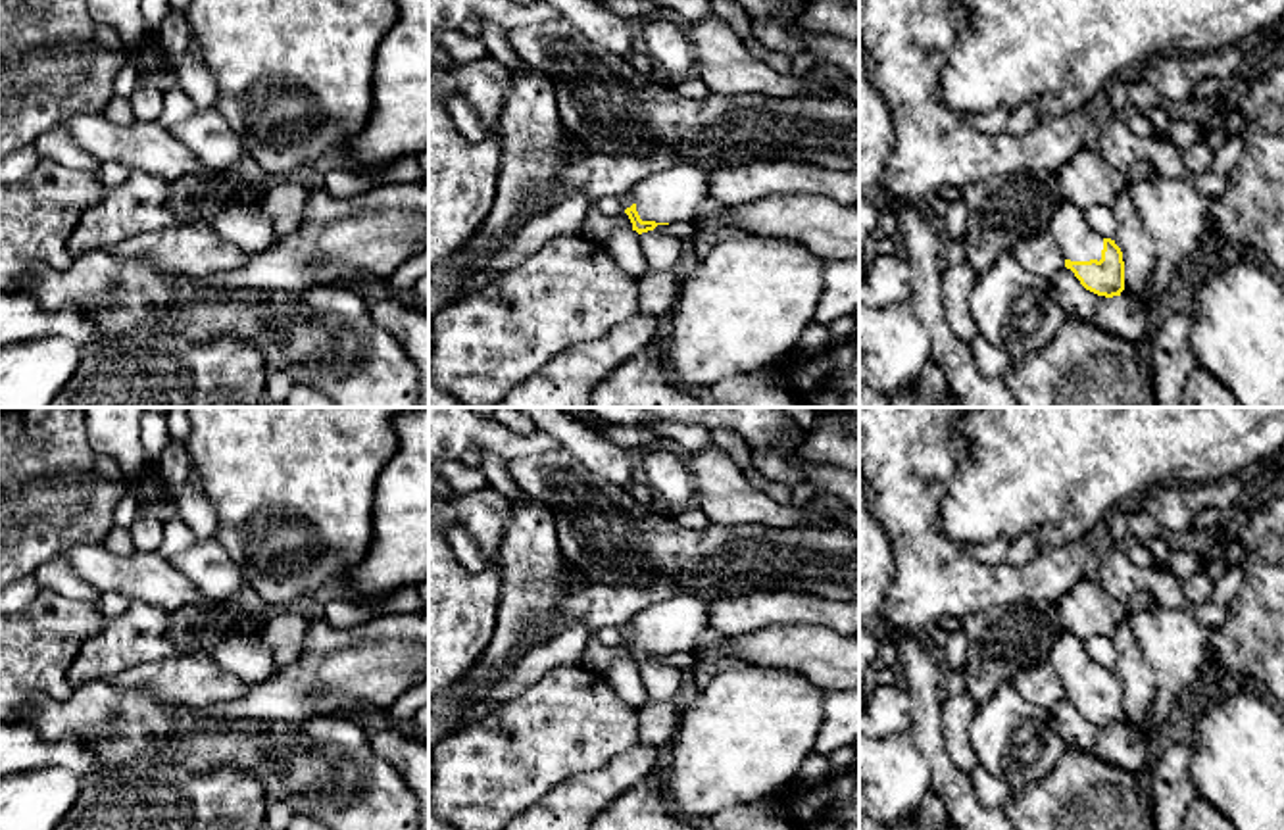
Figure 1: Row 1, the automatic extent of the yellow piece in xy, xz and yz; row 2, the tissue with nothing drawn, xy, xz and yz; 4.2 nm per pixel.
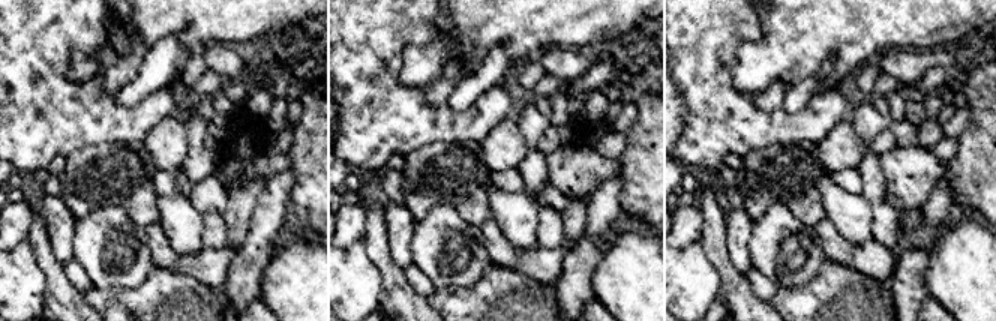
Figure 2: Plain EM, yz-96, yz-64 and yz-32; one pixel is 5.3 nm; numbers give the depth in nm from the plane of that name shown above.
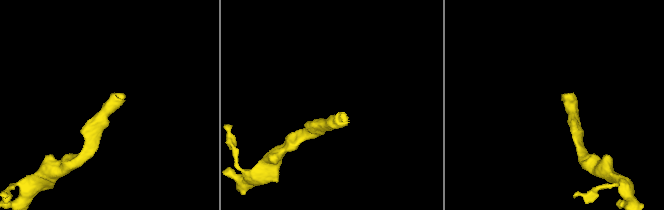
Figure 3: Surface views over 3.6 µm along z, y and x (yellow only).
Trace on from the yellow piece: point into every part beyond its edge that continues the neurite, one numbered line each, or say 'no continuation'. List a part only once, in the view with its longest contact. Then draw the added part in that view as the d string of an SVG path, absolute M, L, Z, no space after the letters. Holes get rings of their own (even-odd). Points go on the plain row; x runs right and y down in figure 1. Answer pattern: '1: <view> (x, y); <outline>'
1: yz (1079, 673); M1061 630L1049 649L1048 661L1057 671L1065 690L1101 690L1103 667L1086 653L1084 642L1074 634Z

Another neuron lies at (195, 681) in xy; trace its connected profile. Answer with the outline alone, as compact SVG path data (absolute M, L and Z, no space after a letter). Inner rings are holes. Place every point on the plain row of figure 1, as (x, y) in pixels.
M210 653L138 665L110 680L125 688L146 690L163 705L196 709L240 699L254 688L221 671Z

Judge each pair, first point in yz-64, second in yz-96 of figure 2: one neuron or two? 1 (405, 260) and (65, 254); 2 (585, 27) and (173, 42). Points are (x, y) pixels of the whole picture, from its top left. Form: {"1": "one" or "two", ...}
{"1": "one", "2": "two"}

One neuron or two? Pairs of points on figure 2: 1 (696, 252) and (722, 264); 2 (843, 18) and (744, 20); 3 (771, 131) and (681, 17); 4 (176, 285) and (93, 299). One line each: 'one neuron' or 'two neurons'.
1: two neurons
2: two neurons
3: one neuron
4: one neuron

